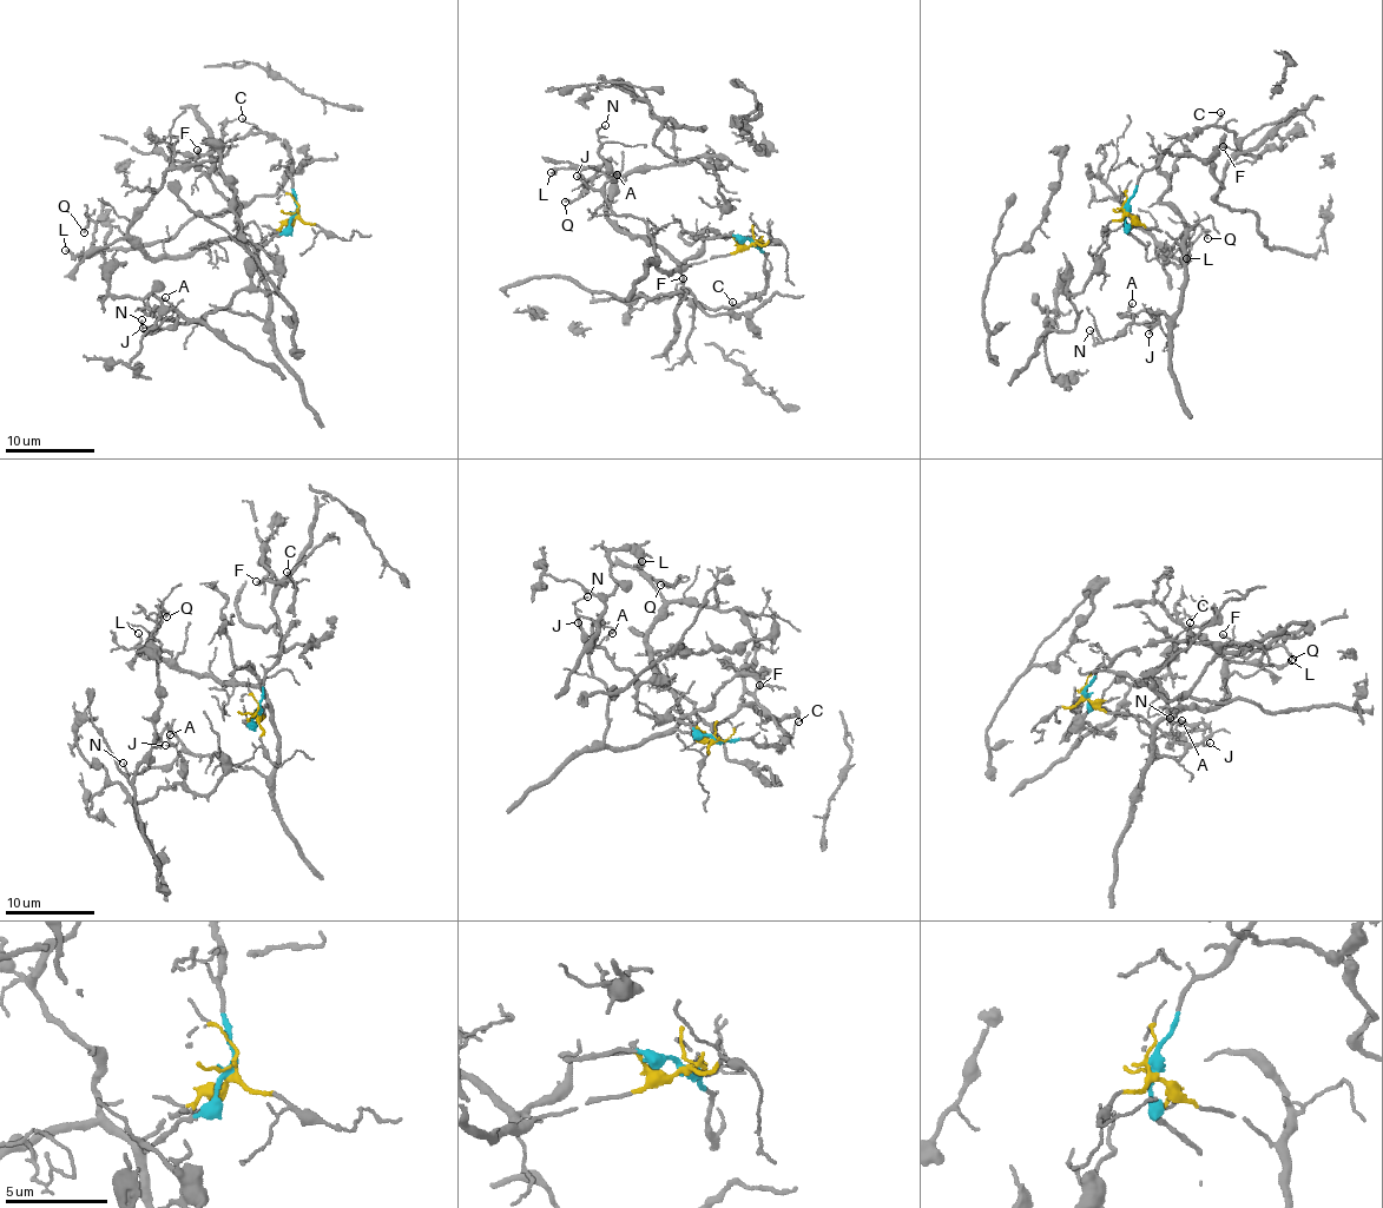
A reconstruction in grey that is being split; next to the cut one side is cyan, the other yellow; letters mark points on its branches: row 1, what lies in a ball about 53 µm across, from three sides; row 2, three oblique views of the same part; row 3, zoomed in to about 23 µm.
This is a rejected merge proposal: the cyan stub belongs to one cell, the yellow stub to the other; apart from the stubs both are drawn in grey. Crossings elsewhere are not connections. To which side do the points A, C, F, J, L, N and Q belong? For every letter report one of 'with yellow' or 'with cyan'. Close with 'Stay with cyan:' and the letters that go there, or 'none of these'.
A: with yellow
C: with cyan
F: with cyan
J: with yellow
L: with yellow
N: with yellow
Q: with yellow
Stay with cyan: C, F

